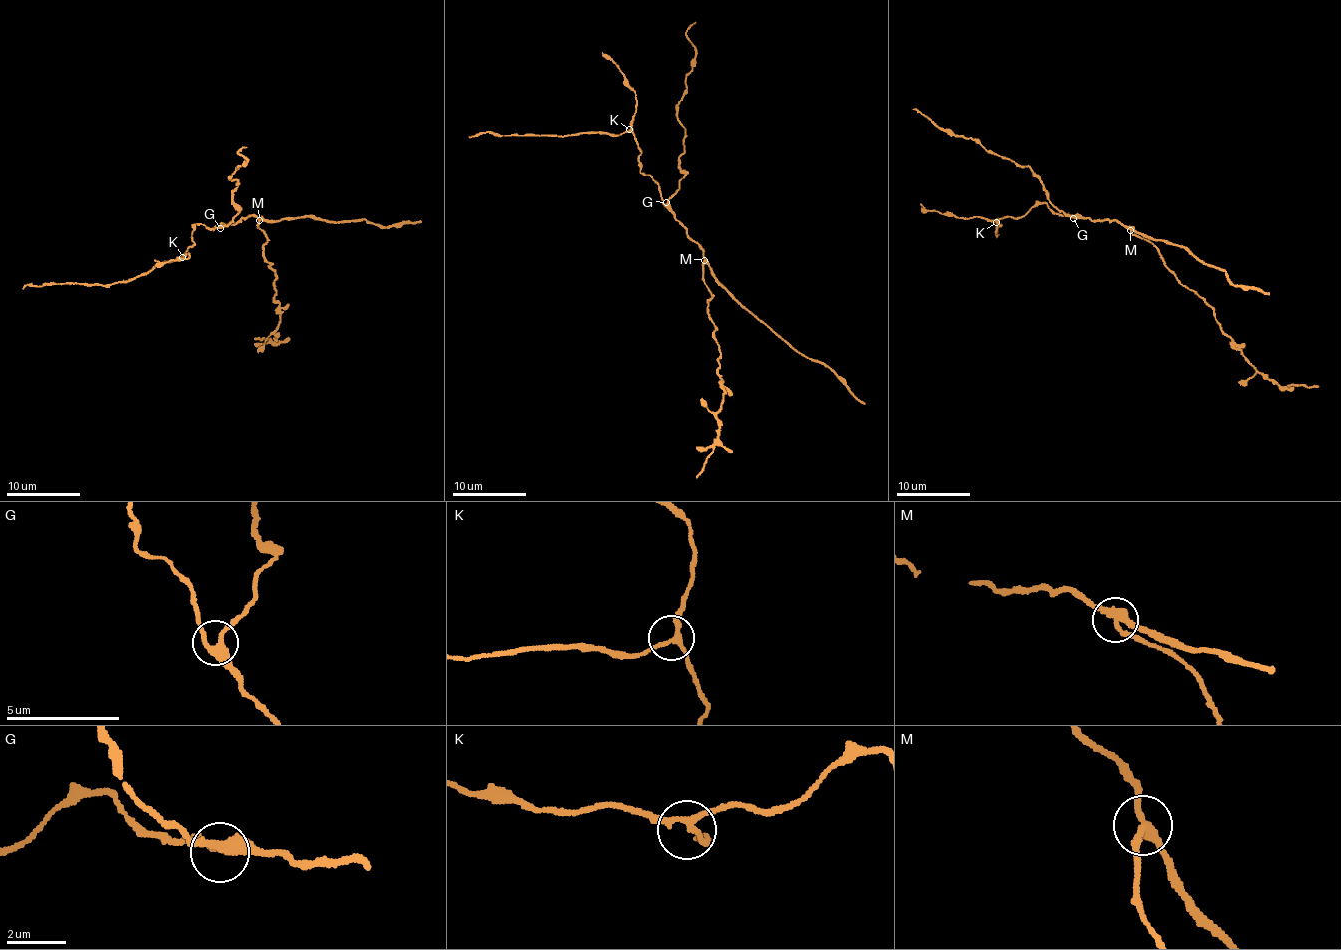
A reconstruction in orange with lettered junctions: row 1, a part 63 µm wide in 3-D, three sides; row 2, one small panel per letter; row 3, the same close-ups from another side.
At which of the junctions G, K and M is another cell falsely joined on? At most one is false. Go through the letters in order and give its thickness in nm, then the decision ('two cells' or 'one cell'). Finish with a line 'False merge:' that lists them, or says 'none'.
G: calibre 320 nm; one cell
K: calibre 180 nm; one cell
M: calibre 280 nm; two cells
False merge: M

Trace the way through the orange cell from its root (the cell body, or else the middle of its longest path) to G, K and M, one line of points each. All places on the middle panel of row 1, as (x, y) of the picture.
G: (686, 233), (686, 227), (666, 202)
K: (686, 233), (686, 227), (662, 200), (660, 188), (649, 175), (640, 172), (638, 142), (629, 129)
M: (686, 233), (703, 251), (705, 259)

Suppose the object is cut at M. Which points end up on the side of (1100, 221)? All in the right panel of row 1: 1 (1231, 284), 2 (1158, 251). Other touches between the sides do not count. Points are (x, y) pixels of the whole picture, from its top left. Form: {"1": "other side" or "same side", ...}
{"1": "same side", "2": "other side"}

